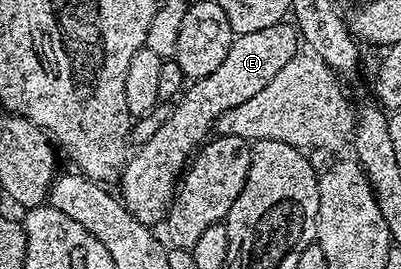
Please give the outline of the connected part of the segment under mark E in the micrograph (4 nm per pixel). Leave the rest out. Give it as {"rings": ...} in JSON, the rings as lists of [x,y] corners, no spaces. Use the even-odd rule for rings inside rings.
{"rings":[[[291,23],[265,27],[265,31],[238,34],[229,47],[225,61],[209,76],[192,80],[174,102],[169,119],[161,123],[157,135],[153,135],[153,139],[138,146],[128,156],[123,172],[117,178],[117,193],[123,206],[141,223],[158,226],[158,221],[160,224],[166,218],[167,206],[171,204],[177,182],[193,152],[208,138],[219,116],[237,107],[237,103],[245,103],[245,99],[253,99],[253,95],[258,95],[300,49],[299,30]]]}

